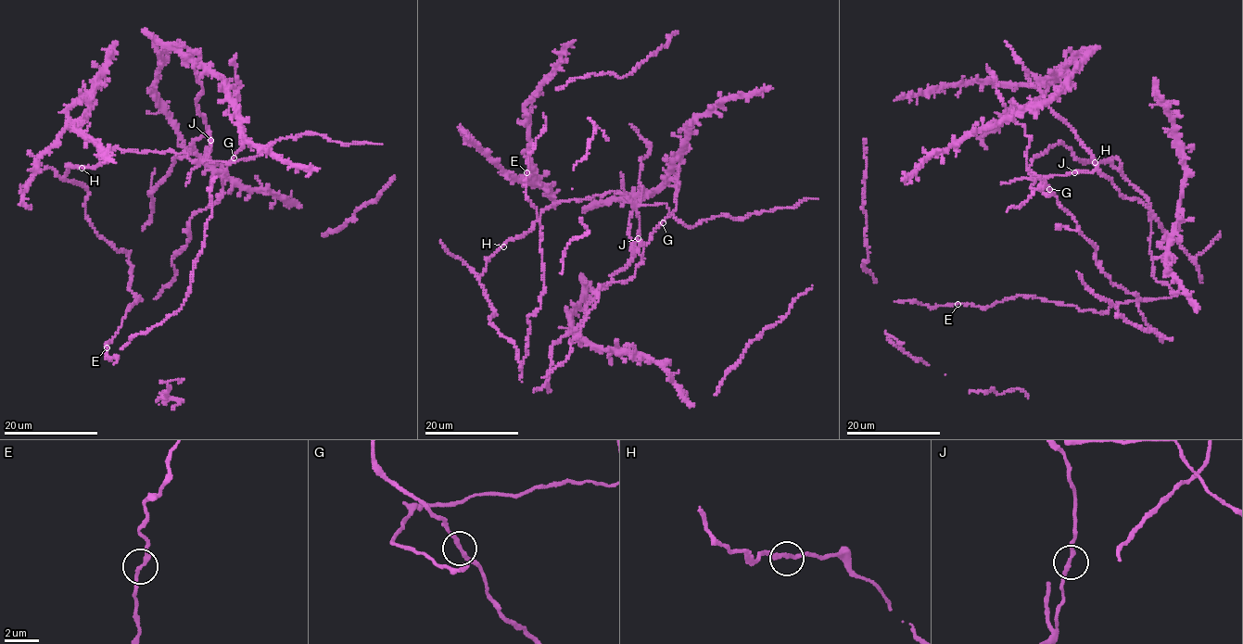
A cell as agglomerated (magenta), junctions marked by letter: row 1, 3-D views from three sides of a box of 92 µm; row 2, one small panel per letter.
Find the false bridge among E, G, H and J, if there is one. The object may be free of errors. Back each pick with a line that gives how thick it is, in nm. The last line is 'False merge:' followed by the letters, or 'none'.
False merge: none

